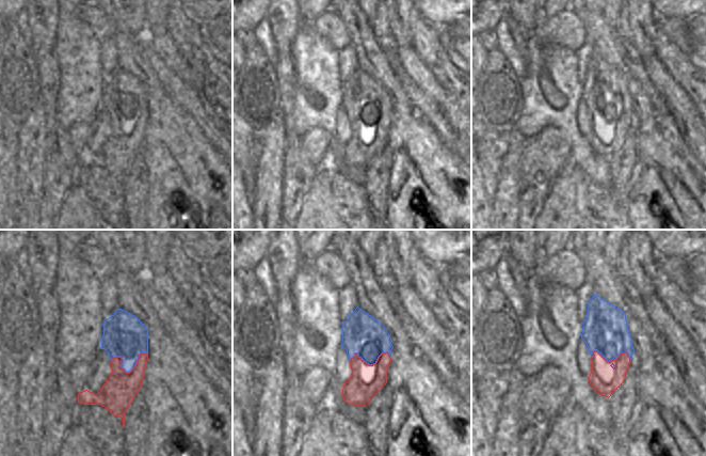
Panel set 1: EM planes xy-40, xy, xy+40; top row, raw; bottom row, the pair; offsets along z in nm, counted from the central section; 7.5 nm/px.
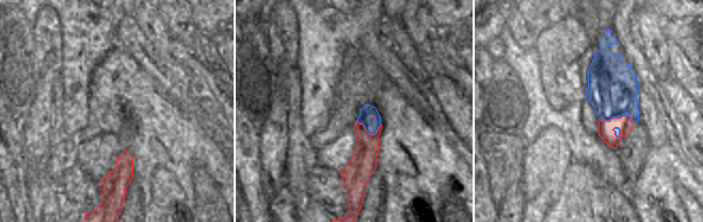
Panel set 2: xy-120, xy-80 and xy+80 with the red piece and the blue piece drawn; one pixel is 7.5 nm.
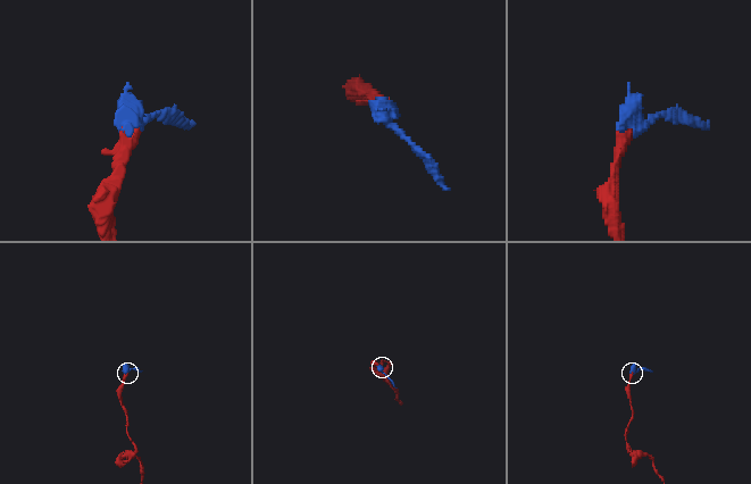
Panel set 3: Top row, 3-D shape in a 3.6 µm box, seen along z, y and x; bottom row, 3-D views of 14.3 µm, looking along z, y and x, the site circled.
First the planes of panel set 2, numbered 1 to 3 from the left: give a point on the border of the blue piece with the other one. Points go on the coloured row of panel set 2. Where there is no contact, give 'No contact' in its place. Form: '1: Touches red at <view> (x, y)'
1: No contact
2: Touches red at xy-80 (368, 133)
3: Touches red at xy+80 (618, 117).

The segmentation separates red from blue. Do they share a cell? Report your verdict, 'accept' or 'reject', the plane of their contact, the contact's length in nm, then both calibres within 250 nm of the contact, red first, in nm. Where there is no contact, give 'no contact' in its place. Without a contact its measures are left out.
accept | xy-40 | 280 nm | 240/280 nm

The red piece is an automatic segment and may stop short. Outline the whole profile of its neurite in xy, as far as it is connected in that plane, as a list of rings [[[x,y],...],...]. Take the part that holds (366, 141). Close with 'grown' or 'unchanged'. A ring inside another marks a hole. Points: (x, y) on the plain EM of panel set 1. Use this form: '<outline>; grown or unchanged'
[[[358,67],[342,84],[341,107],[351,123],[351,139],[344,144],[342,158],[356,168],[367,168],[375,155],[387,144],[387,132],[391,124],[391,98],[385,88]]]; grown

